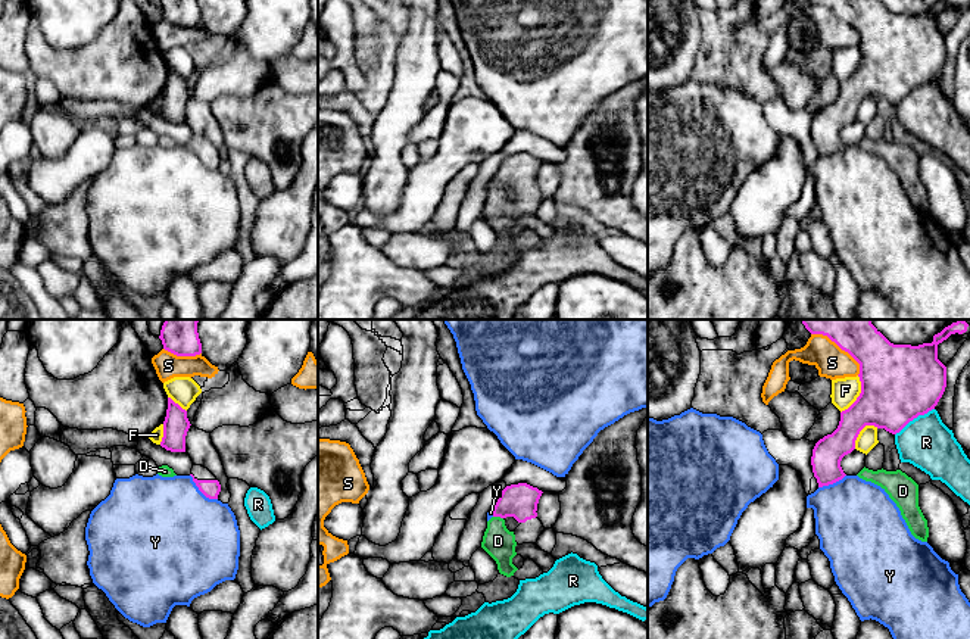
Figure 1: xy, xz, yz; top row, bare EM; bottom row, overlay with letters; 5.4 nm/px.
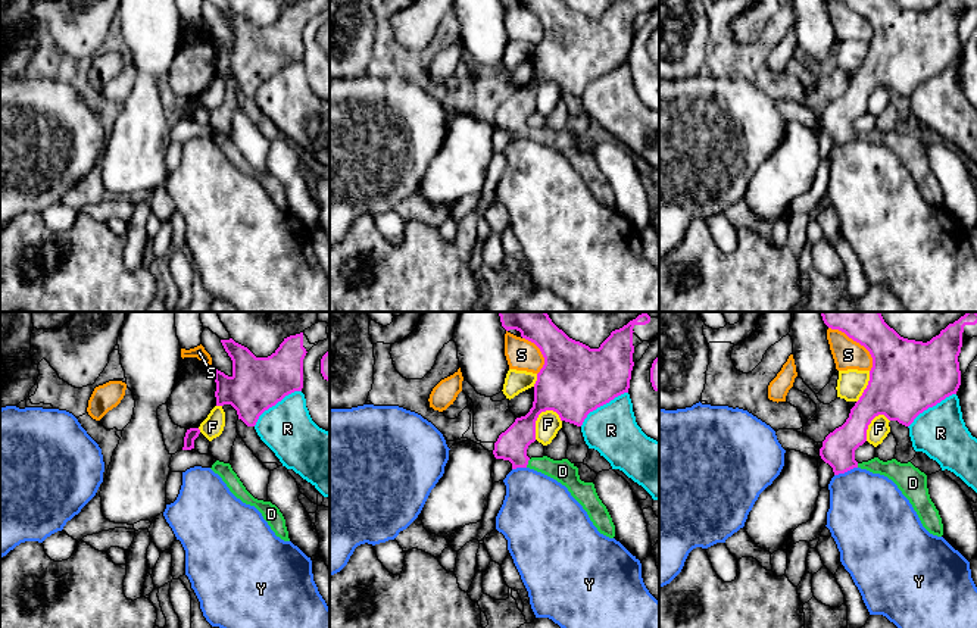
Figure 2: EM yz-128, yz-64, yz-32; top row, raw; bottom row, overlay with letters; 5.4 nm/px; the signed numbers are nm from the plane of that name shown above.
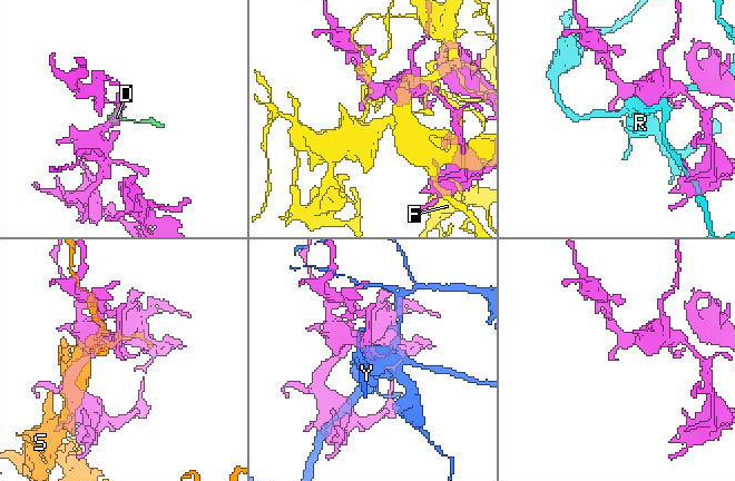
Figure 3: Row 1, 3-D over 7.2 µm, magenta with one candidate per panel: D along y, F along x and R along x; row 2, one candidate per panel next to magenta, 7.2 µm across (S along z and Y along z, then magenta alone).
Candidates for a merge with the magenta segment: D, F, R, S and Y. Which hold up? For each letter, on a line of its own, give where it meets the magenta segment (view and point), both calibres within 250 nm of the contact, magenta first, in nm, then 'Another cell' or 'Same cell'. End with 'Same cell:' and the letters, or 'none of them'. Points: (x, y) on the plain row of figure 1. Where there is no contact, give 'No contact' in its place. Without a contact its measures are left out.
D: Touches magenta at xz (498, 186). Thickness 190 nm (magenta) against 170 nm. Same cell
F: Touches magenta at yz (860, 65). Thickness 420 nm (magenta) against 140 nm. Another cell
R: Touches magenta at yz (914, 87). Thickness 420 nm (magenta) against 280 nm. Another cell
S: Touches magenta at yz (839, 16). Thickness 240 nm (magenta) against 180 nm. Another cell
Y: Touches magenta at xy (200, 161). Thickness 100 nm (magenta) against 500 nm. Another cell
Same cell: D

